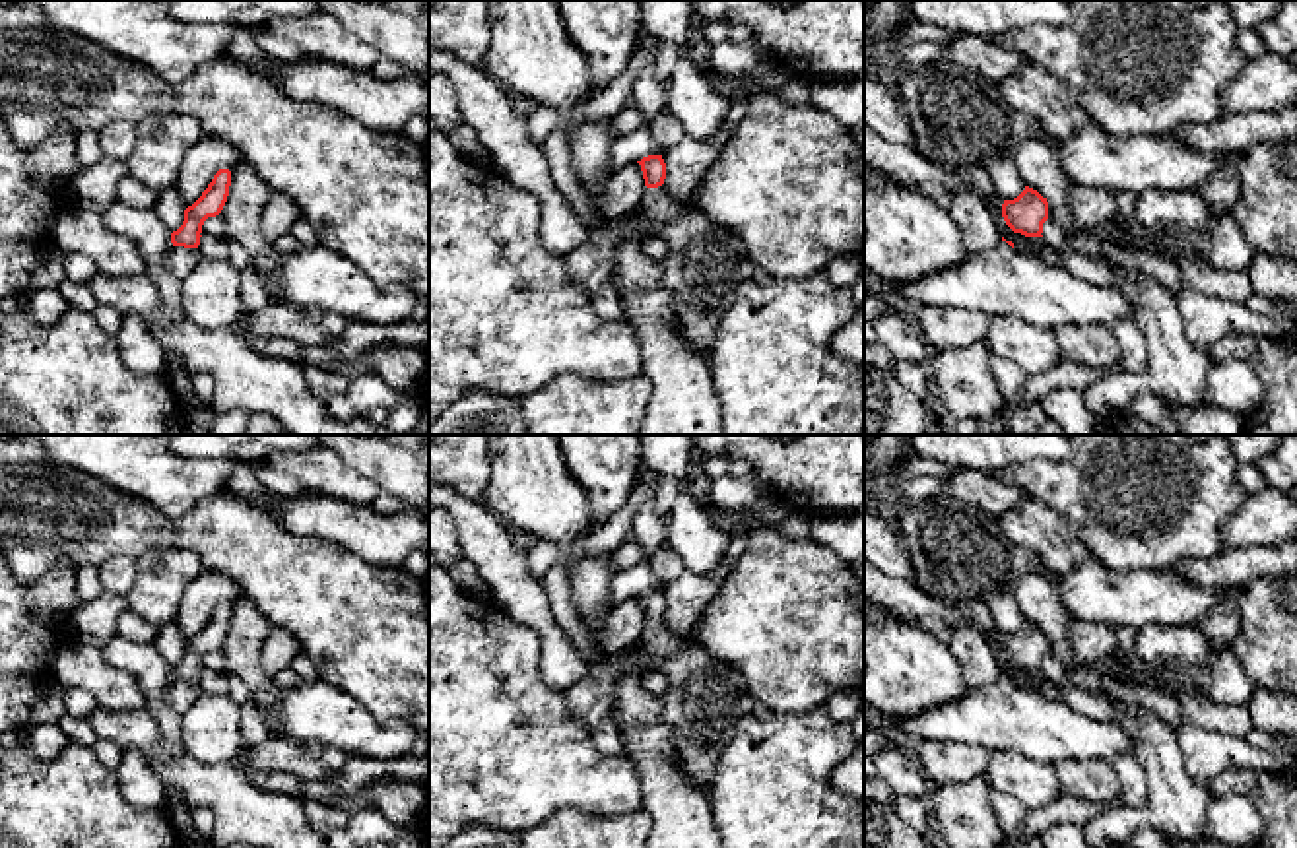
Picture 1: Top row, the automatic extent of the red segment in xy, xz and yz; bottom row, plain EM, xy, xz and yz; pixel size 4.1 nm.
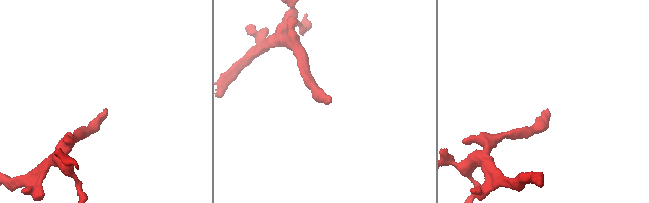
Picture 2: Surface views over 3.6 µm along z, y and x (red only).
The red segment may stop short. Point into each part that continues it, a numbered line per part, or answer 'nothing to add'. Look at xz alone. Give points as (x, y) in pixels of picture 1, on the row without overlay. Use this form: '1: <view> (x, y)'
1: xz (659, 641)

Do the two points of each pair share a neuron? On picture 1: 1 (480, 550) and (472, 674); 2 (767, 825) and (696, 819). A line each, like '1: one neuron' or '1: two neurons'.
1: two neurons
2: two neurons

